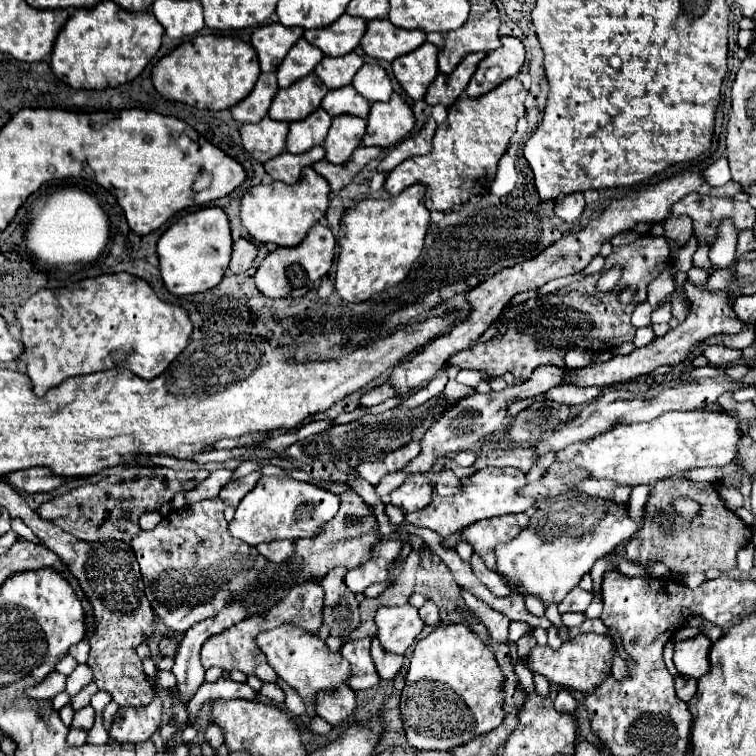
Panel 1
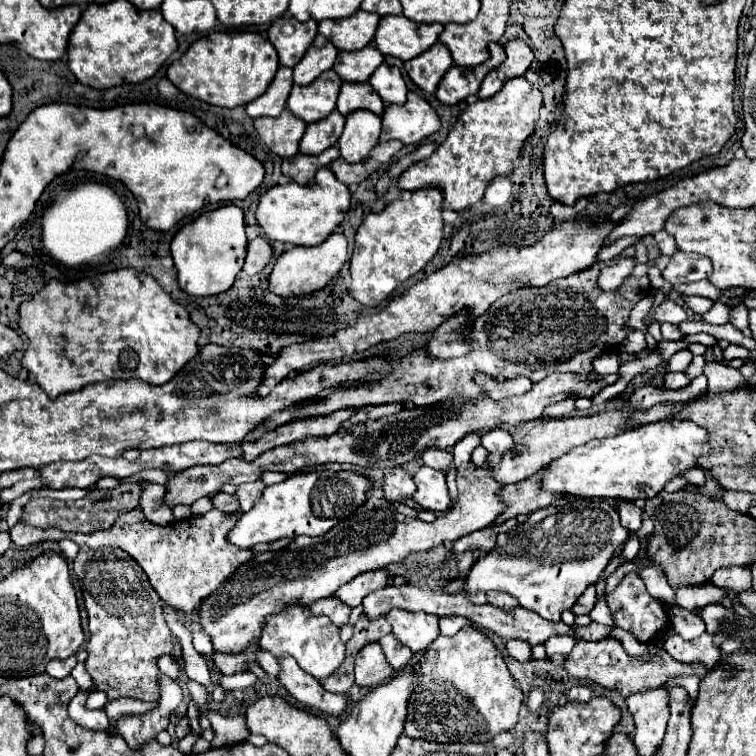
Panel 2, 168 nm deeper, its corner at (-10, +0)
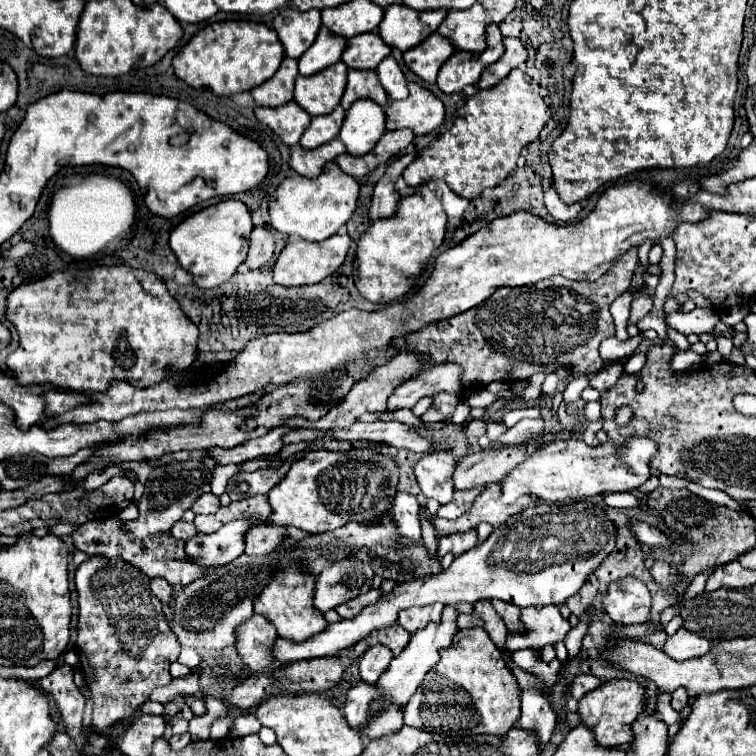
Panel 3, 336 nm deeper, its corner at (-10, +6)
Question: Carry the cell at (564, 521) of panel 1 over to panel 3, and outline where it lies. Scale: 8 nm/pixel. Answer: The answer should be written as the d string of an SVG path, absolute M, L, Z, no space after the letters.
M596 499L578 503L540 503L510 517L504 525L496 527L492 535L474 549L454 559L450 569L436 575L398 583L390 593L382 595L376 603L364 607L356 619L342 619L330 623L318 635L302 643L276 637L272 655L276 661L288 665L302 659L332 657L338 651L354 647L372 631L390 627L402 609L432 603L476 603L480 599L500 599L518 607L546 607L560 605L576 595L586 583L586 577L610 555L616 543L616 529L606 515L602 503Z

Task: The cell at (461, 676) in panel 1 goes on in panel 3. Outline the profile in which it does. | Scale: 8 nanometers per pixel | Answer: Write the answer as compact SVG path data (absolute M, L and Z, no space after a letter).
M482 627L462 629L448 649L440 651L440 661L426 673L418 691L404 707L408 727L438 731L440 735L506 735L516 721L520 707L520 687L508 669L502 651L492 643Z

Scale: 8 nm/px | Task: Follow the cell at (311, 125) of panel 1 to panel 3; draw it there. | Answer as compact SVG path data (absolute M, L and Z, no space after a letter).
M340 105L330 115L312 117L312 123L304 131L304 135L300 139L300 145L304 149L316 149L316 147L332 141L334 137L338 137L342 121L344 121L344 109Z

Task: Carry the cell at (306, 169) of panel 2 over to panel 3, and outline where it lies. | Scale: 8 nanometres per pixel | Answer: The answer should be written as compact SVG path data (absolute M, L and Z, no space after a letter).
M332 139L330 143L314 151L306 151L300 145L294 145L290 155L290 167L304 177L318 177L322 173L322 167L342 153L346 153L346 147L340 139Z

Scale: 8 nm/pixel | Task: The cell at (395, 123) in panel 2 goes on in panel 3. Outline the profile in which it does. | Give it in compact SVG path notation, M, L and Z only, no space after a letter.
M408 83L410 97L392 101L386 109L386 129L412 129L414 135L426 135L444 121L444 103L418 83Z

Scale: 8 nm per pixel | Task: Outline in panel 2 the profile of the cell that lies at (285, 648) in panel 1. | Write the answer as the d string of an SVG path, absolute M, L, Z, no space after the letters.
M306 607L286 609L286 613L280 613L280 617L270 617L270 621L266 621L264 625L260 647L270 651L276 659L284 655L294 657L298 665L318 681L330 677L330 673L334 673L342 665L346 653L344 643L340 641L338 627L328 617L314 617L312 613L306 613Z

